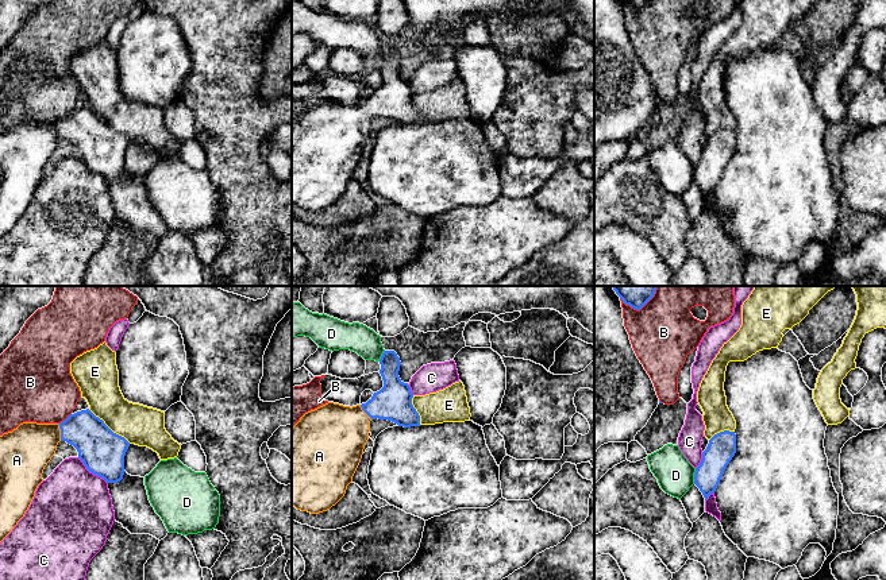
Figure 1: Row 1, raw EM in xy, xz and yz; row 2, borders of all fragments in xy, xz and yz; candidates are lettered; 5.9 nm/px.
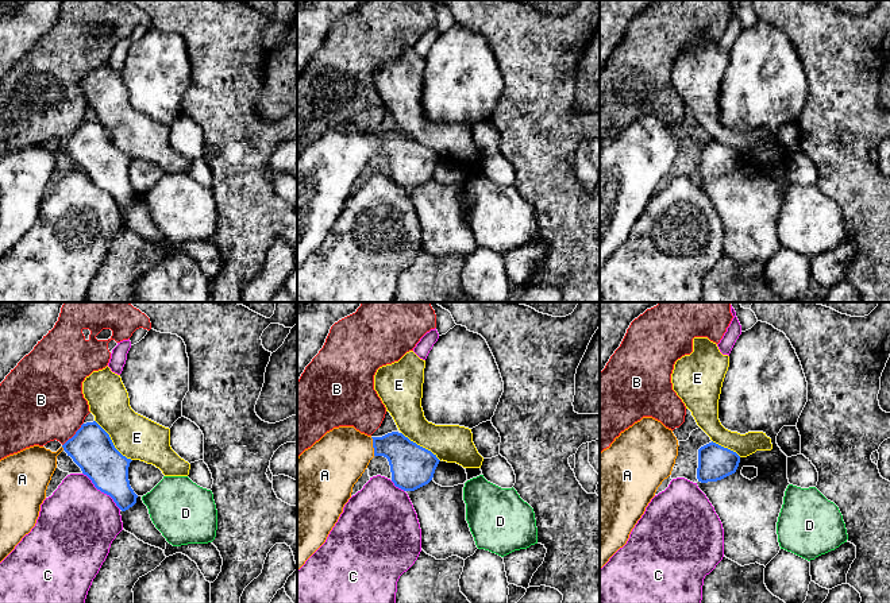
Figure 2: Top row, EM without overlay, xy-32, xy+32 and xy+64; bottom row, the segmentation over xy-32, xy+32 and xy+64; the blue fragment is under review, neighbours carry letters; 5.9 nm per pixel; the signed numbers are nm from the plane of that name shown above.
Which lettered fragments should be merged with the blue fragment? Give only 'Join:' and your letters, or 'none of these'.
Join: A

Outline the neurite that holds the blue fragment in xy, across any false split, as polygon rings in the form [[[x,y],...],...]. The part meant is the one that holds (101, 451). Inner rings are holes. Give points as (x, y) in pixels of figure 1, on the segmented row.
[[[89,409],[70,414],[61,424],[20,424],[12,432],[0,436],[0,542],[28,510],[38,486],[43,482],[43,469],[55,455],[59,441],[73,445],[86,469],[107,483],[118,483],[123,479],[124,456],[130,442],[113,433]]]

